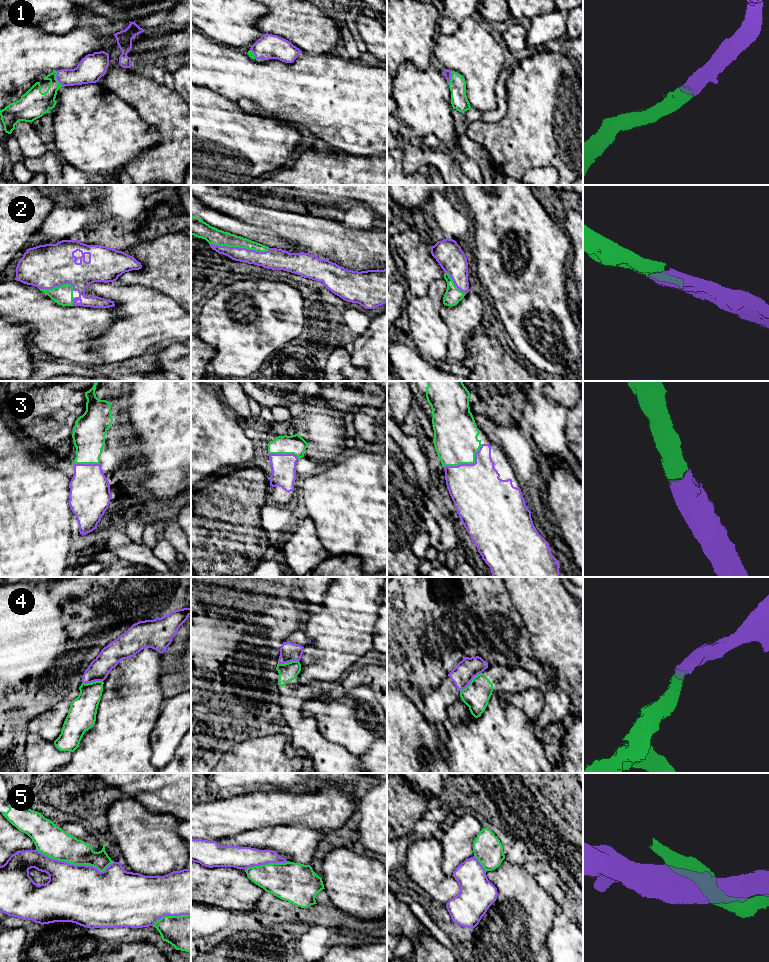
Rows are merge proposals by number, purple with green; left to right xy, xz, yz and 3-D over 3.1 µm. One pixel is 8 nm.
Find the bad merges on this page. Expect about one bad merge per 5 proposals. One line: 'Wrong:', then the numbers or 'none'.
Wrong: 4, 5

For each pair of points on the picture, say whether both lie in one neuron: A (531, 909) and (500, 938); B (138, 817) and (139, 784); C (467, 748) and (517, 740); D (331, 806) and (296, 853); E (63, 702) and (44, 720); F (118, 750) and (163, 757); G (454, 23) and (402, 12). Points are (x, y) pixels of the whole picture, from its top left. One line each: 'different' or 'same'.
A: same
B: different
C: same
D: different
E: same
F: different
G: different

